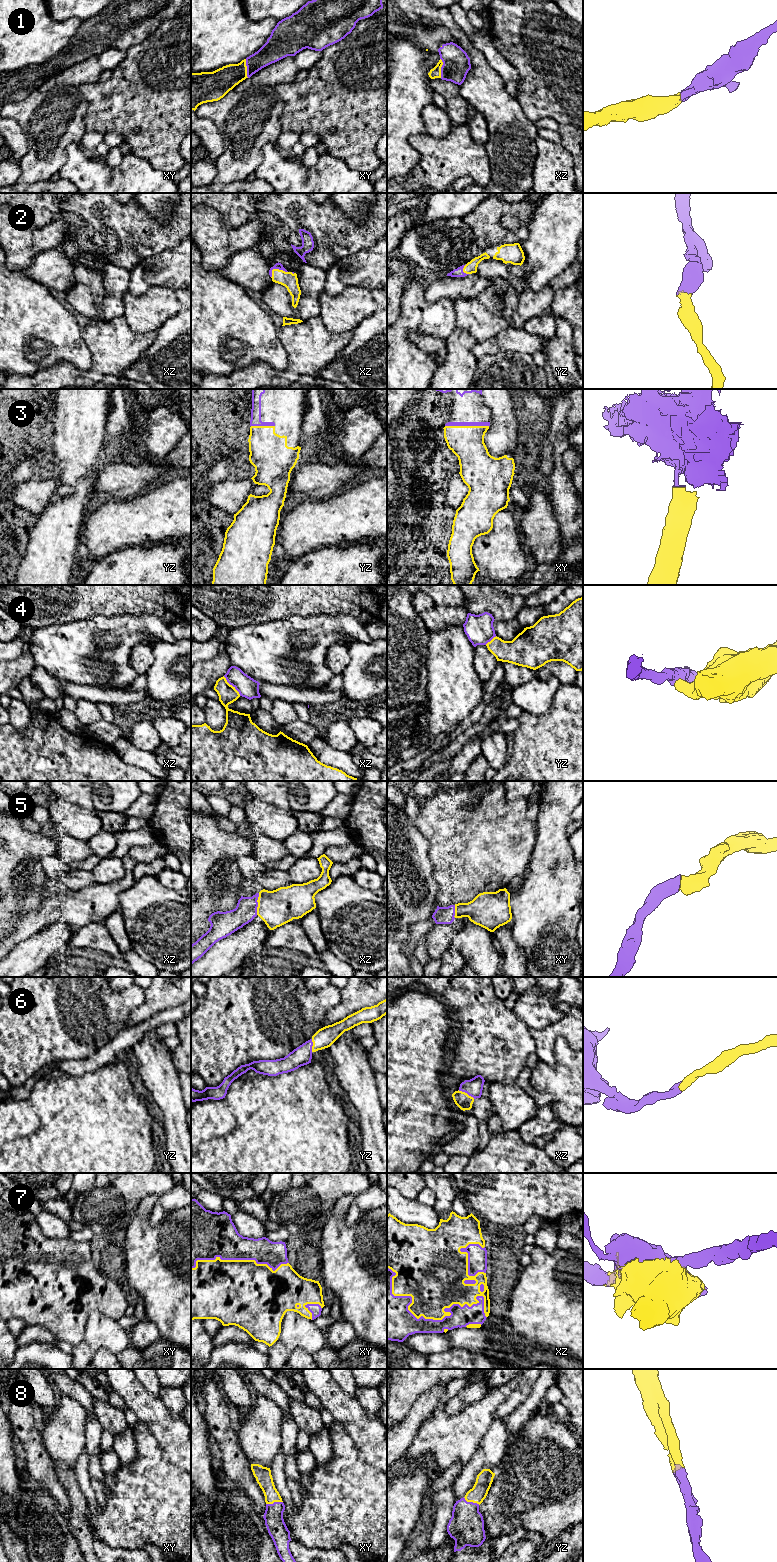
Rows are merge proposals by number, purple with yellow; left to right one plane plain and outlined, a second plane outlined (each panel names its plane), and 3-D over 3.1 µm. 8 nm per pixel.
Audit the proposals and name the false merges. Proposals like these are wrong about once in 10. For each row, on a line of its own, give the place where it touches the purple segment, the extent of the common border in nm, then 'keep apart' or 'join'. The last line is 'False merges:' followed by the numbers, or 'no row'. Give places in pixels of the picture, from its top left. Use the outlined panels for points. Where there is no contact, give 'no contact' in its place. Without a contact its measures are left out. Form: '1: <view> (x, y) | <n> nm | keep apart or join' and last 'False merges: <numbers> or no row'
1: xz (441, 68) | 160 nm | join
2: xz (276, 268) | 140 nm | join
3: xy (467, 425) | 360 nm | join
4: xz (232, 685) | 220 nm | keep apart
5: xz (257, 904) | 180 nm | join
6: xz (466, 1092) | 150 nm | join
7: xz (436, 1320) | 900 nm | join
8: xy (274, 1502) | 140 nm | join
False merges: 4

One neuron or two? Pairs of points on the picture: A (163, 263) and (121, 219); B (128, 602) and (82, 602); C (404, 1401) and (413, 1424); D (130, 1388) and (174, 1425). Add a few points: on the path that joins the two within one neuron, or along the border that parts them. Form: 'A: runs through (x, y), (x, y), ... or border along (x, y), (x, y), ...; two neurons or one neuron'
A: border along (176, 245), (145, 258), (134, 266); two neurons
B: runs through (117, 602), (93, 602); one neuron
C: border along (422, 1393), (408, 1414), (397, 1425); two neurons
D: runs through (139, 1400), (162, 1422); one neuron

